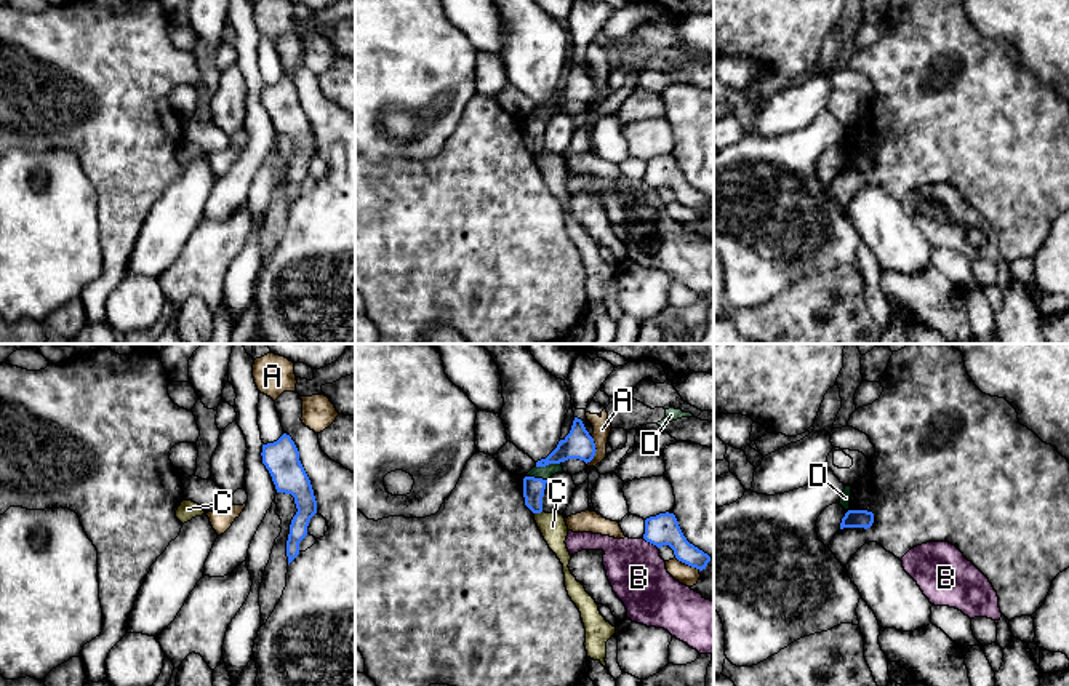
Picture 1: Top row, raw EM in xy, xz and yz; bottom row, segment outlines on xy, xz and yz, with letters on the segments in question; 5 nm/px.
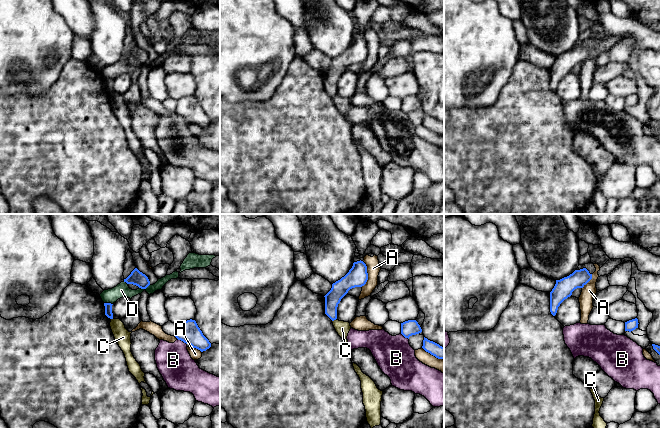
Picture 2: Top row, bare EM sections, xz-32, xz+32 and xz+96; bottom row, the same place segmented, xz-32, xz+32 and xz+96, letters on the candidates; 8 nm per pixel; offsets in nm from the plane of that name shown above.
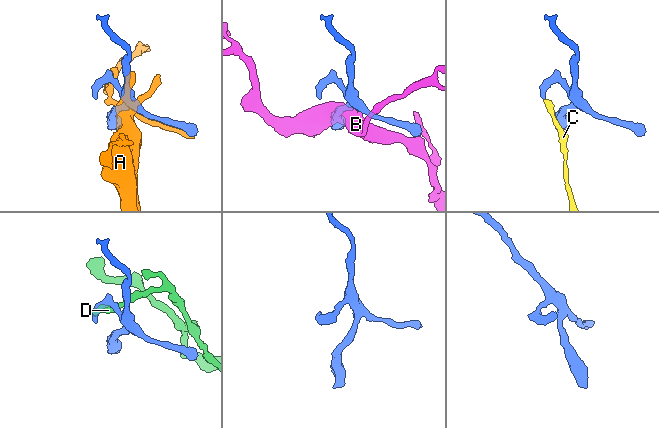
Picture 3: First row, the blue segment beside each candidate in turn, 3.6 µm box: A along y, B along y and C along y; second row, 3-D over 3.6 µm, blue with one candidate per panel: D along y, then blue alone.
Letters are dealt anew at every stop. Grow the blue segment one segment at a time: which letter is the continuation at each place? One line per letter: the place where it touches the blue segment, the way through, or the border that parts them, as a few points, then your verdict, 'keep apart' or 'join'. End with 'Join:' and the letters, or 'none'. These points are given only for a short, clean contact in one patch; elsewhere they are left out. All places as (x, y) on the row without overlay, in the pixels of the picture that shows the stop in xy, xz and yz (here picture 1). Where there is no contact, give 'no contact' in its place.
A: xz (596, 91) | keep apart
B: xz (650, 184) | keep apart
C: xz (538, 154) | along xz (541, 152), (535, 155) | keep apart
D: xz (548, 106) | keep apart
Join: none

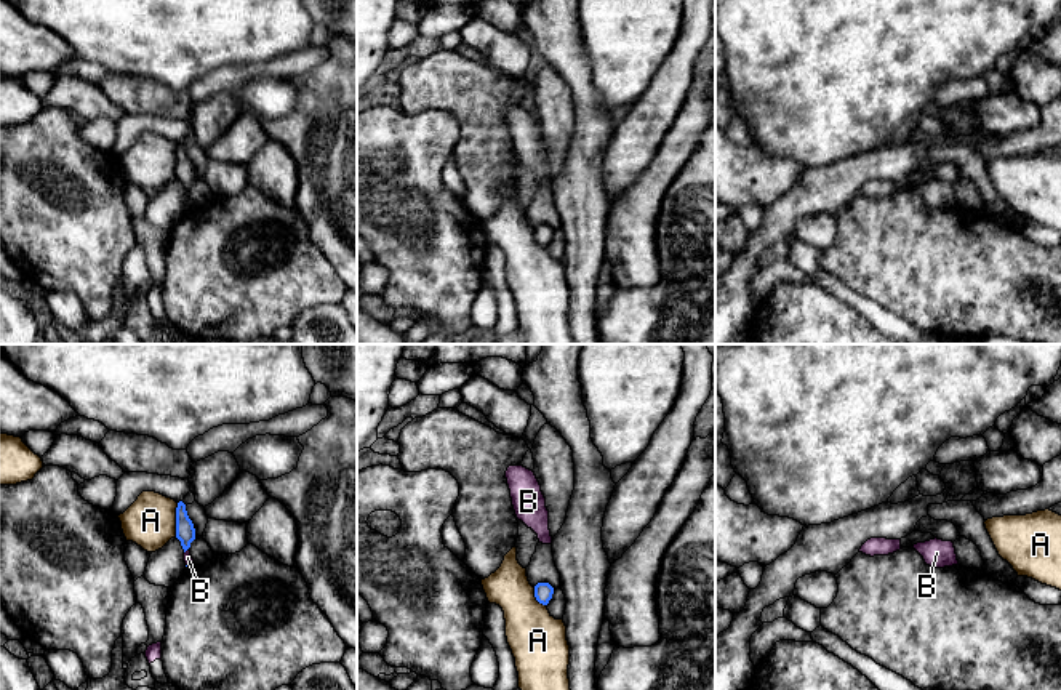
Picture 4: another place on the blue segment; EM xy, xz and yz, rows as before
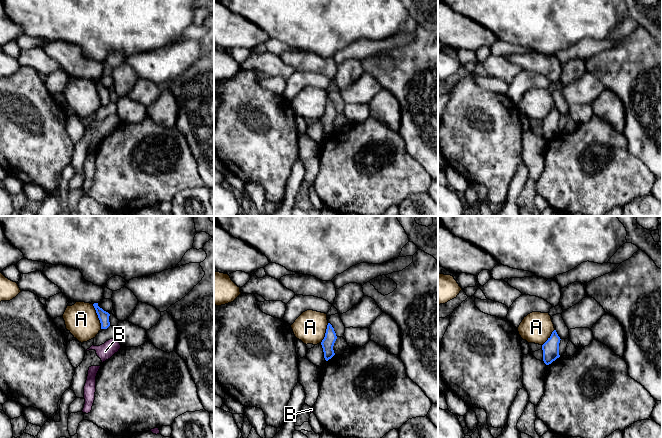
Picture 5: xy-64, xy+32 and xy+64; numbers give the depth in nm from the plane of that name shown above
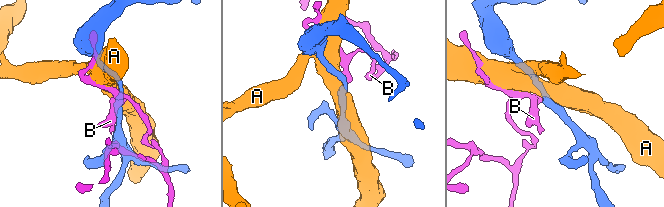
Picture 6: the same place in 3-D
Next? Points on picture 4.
A: xy (176, 160) | keep apart
B: xy (186, 191) | along xy (188, 189), (184, 194) | keep apart
Join: none

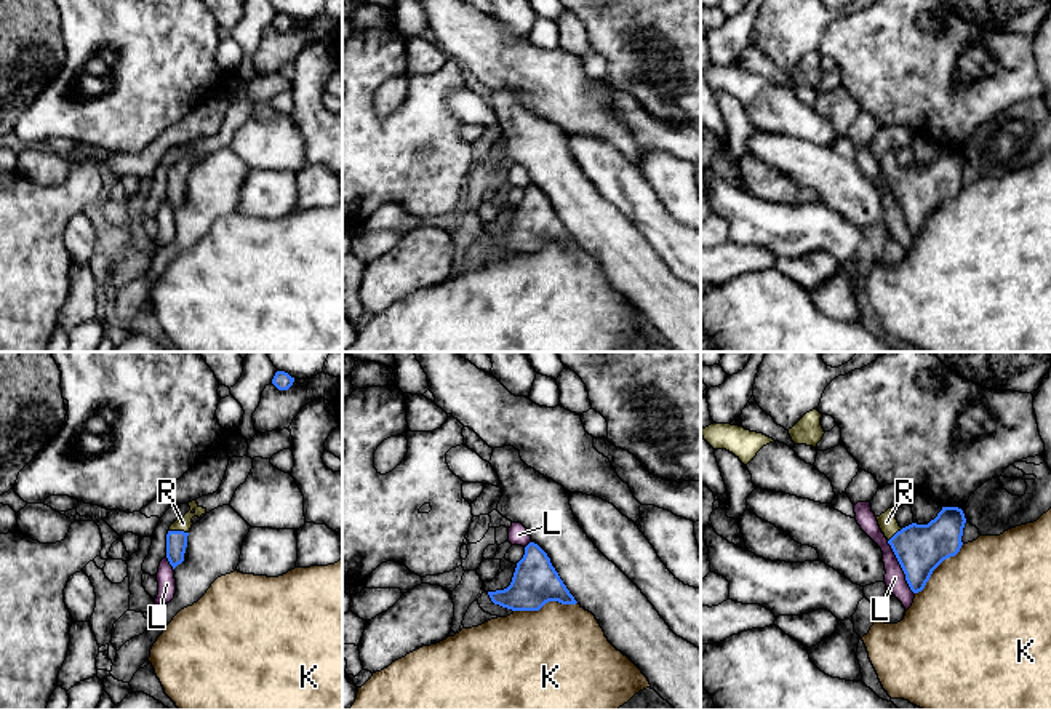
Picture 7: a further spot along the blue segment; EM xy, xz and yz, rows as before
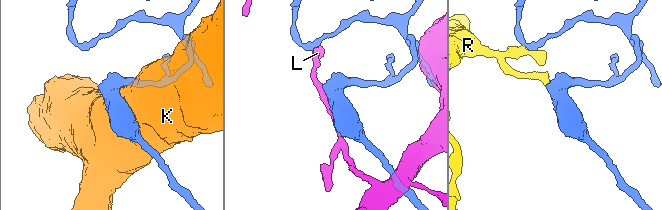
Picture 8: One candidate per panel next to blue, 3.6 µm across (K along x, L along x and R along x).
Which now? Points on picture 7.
K: xz (544, 245) | keep apart
L: yz (901, 208) | keep apart
R: xy (178, 173) | across xy (176, 183), (178, 173), (183, 165) | join
Join: R

